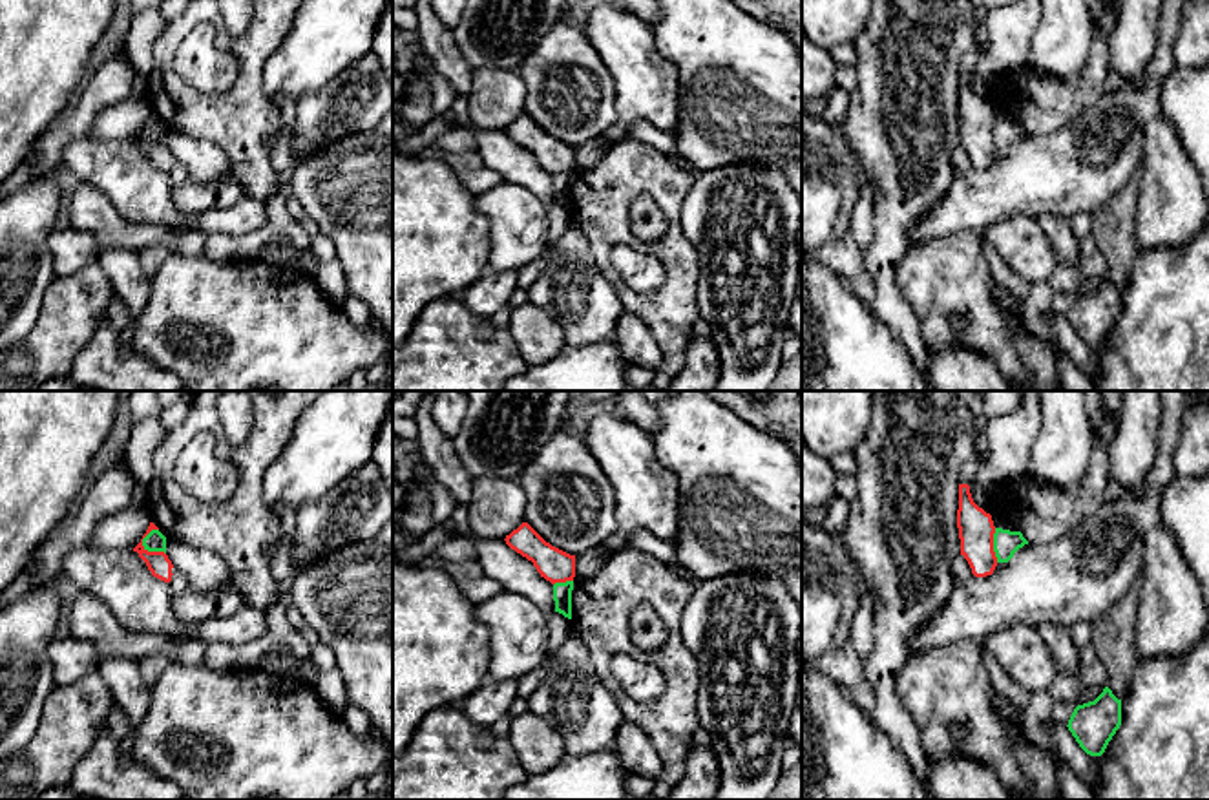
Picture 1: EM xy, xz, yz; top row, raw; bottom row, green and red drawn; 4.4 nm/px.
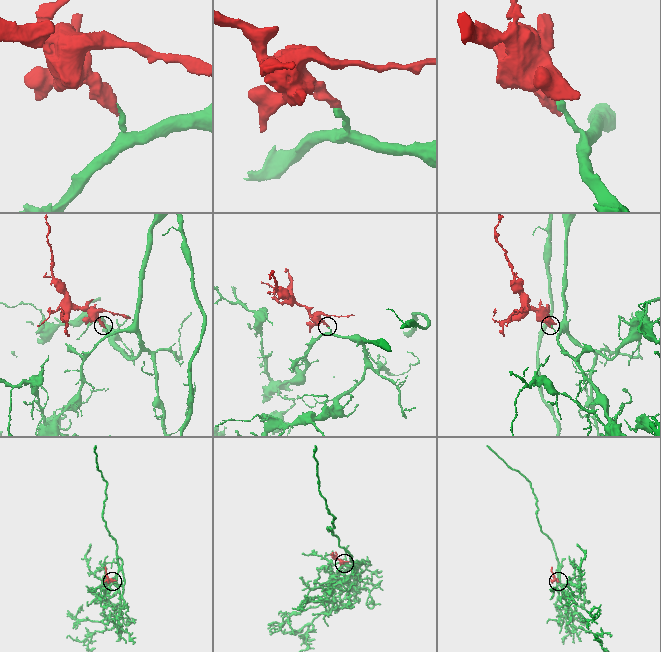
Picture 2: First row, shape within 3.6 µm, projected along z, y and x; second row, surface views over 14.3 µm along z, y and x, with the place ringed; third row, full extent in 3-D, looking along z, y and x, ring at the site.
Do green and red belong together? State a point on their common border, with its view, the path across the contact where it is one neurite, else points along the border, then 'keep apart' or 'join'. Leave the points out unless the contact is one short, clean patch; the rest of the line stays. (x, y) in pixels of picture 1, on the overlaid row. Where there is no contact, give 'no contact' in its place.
xy (147, 548) | along xy (152, 528), (143, 545), (148, 550), (161, 550), (165, 554) | keep apart

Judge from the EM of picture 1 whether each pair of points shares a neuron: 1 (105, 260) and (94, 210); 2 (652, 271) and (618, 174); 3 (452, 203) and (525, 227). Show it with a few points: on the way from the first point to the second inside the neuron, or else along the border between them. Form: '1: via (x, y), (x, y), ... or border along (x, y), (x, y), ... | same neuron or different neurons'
1: border along (99, 249), (128, 249), (137, 254) | different neurons
2: border along (609, 249), (641, 247), (662, 263), (665, 282) | different neurons
3: border along (473, 196), (473, 207), (488, 223), (490, 254) | different neurons

